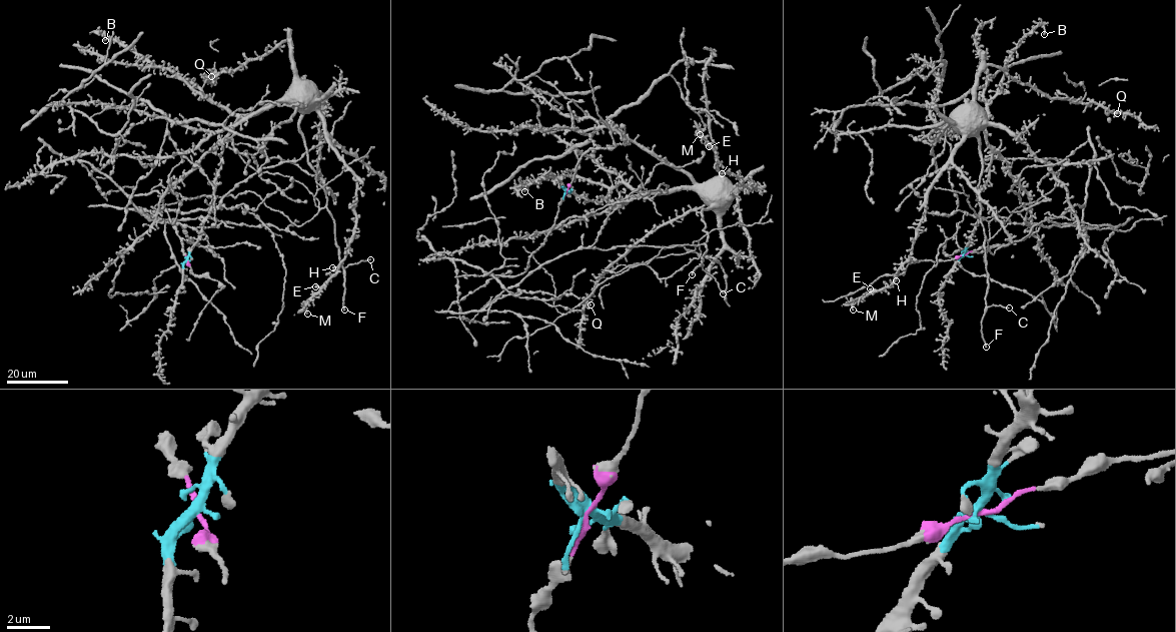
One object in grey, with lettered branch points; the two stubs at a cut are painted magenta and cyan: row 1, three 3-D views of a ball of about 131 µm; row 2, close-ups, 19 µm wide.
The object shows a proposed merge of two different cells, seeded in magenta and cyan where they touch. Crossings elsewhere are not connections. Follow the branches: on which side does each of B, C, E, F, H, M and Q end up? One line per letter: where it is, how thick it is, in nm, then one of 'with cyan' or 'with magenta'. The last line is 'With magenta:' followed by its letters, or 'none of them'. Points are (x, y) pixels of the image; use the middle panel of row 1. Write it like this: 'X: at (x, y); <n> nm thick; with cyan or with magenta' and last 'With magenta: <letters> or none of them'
B: at (524, 191); 340 nm thick; with cyan
C: at (723, 293); 200 nm thick; with cyan
E: at (709, 146); 500 nm thick; with cyan
F: at (692, 274); 300 nm thick; with cyan
H: at (722, 173); 300 nm thick; with cyan
M: at (700, 134); 240 nm thick; with cyan
Q: at (591, 304); 320 nm thick; with cyan
With magenta: none of them

